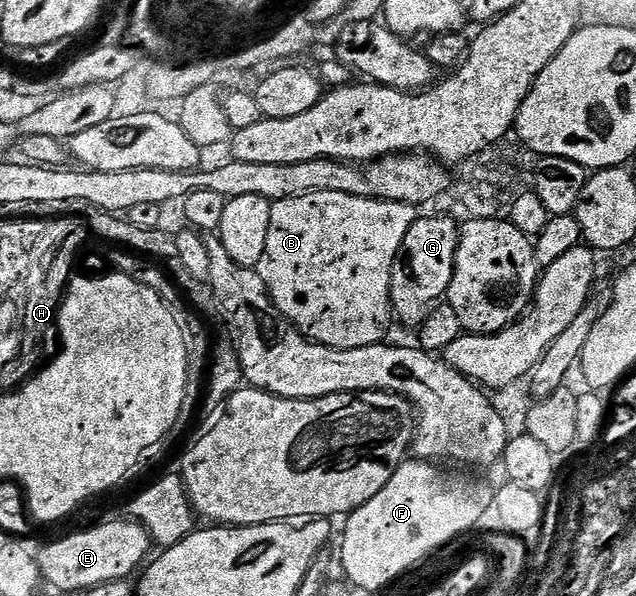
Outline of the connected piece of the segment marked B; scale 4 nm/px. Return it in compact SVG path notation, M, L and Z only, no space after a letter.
M317 192L304 194L300 198L284 198L272 203L272 222L268 222L268 242L264 242L264 258L260 258L257 270L264 278L264 286L270 295L270 301L278 308L283 320L290 321L302 335L318 344L329 348L352 350L360 346L372 346L383 343L387 339L386 327L392 324L390 306L390 283L392 282L392 266L398 257L400 246L404 242L404 234L412 230L412 226L420 219L420 212L415 205L391 200L369 200L363 196L352 194L336 194L335 192Z

